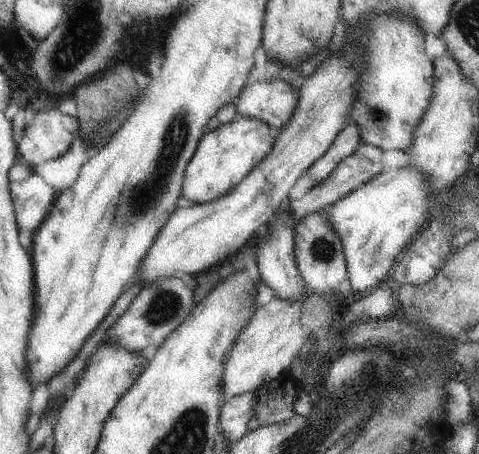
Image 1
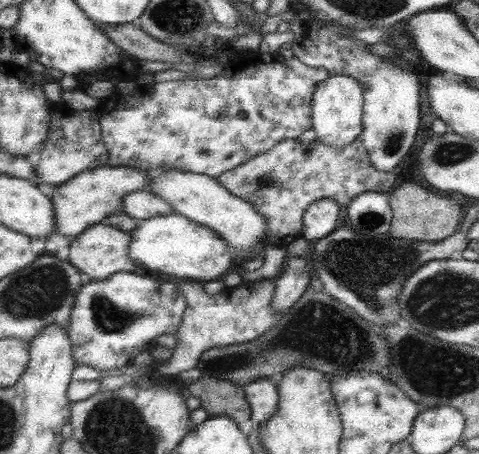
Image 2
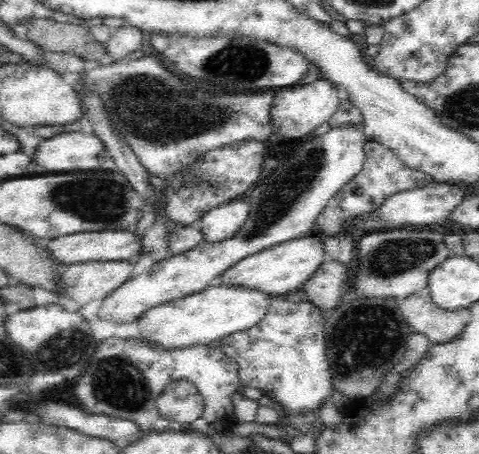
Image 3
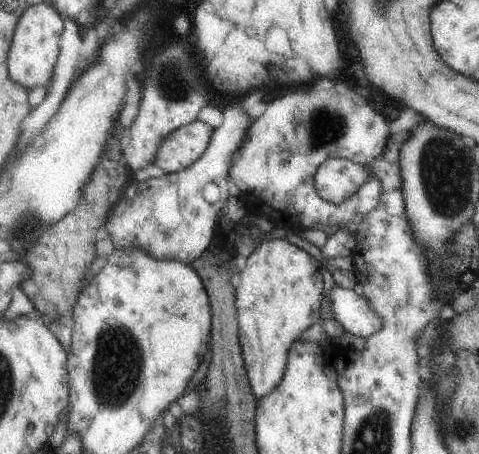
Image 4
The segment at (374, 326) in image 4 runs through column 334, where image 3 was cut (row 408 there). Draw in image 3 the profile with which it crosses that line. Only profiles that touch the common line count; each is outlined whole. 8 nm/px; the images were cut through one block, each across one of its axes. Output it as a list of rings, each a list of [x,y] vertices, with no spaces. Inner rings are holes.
[[[286,296],[272,298],[270,312],[266,312],[266,318],[262,318],[254,328],[248,328],[244,332],[234,332],[218,342],[218,348],[230,356],[240,372],[240,386],[252,386],[260,392],[272,392],[276,402],[286,408],[292,414],[310,414],[314,410],[320,410],[328,400],[334,396],[332,388],[332,370],[328,362],[328,348],[326,348],[326,334],[324,334],[324,314],[320,314],[318,308],[314,308],[312,302],[306,302],[302,296],[300,304],[292,304],[286,300]]]

